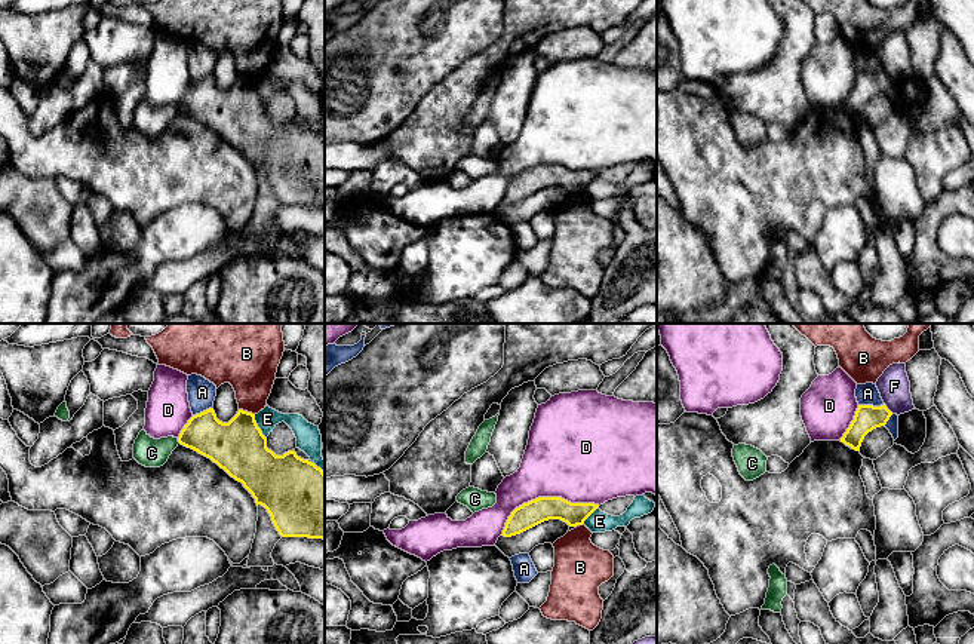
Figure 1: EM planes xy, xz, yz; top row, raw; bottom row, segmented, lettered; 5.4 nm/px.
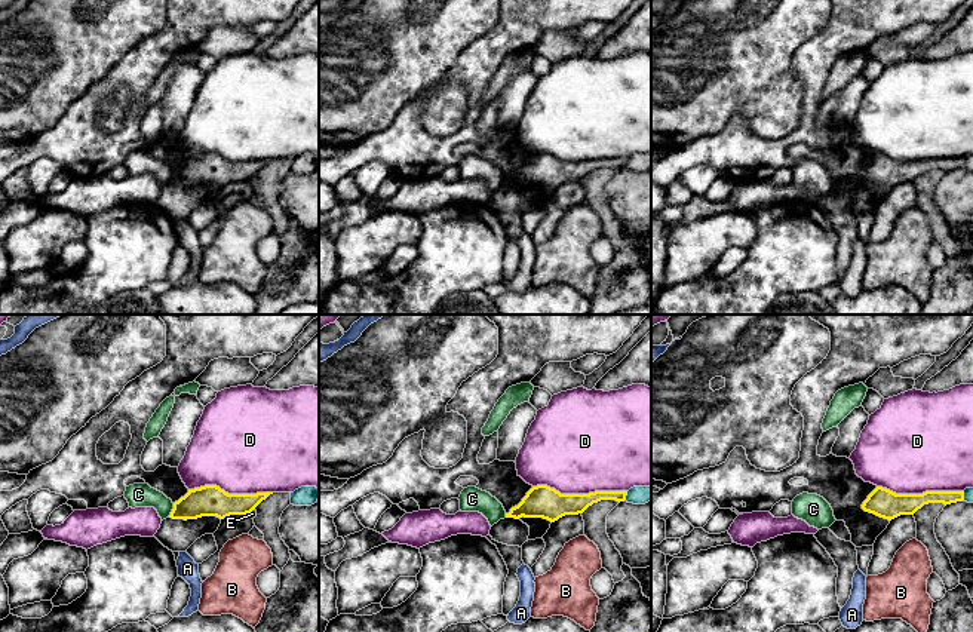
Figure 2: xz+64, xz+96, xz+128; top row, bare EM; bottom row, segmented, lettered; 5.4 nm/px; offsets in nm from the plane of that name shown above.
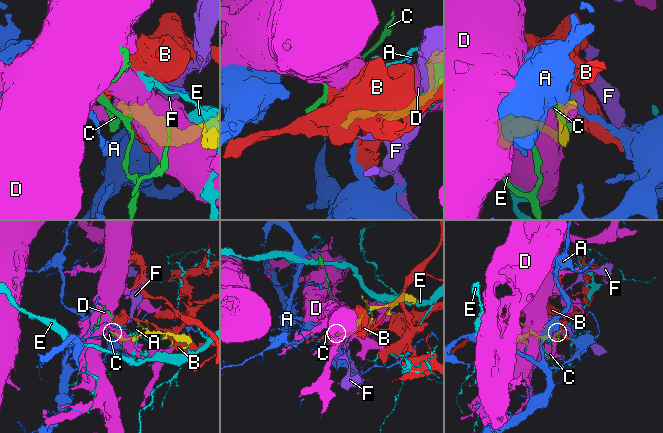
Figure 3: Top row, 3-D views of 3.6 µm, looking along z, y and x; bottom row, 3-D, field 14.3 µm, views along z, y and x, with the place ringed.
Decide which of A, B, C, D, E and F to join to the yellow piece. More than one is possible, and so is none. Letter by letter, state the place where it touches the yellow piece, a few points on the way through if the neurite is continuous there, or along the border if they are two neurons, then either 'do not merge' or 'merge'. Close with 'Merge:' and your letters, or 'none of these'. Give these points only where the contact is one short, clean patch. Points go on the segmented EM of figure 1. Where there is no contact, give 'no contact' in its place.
A: contact yz (870, 405); border yz (884, 404), (859, 405); do not merge
B: contact xy (246, 411); do not merge
C: contact xy (178, 441); border xy (177, 438), (180, 442); do not merge
D: contact xz (544, 497); do not merge
E: contact xy (257, 426); do not merge
F: contact yz (887, 408); border yz (884, 402), (893, 413); do not merge
Merge: none of these

